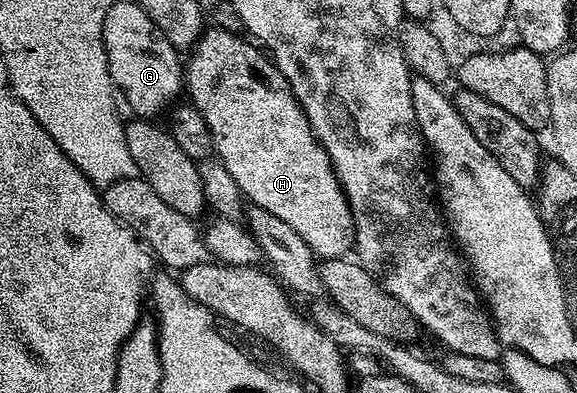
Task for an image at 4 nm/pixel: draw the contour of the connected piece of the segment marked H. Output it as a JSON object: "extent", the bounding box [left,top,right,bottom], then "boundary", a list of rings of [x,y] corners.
{"extent":[185,26,355,260],"boundary":[[[218,26],[208,27],[195,43],[195,47],[190,49],[188,56],[191,57],[188,60],[186,57],[185,60],[185,92],[191,95],[188,96],[190,103],[194,104],[196,110],[205,118],[207,129],[211,132],[214,155],[225,166],[225,170],[229,170],[229,174],[233,174],[233,182],[237,182],[244,197],[254,207],[269,210],[269,214],[277,214],[277,218],[281,218],[281,222],[293,226],[293,230],[297,230],[297,234],[301,234],[301,238],[305,238],[307,245],[315,251],[316,257],[323,260],[332,260],[338,256],[346,257],[352,251],[355,243],[355,220],[351,217],[351,207],[347,201],[347,195],[343,193],[343,187],[339,185],[339,179],[335,173],[335,167],[331,164],[329,154],[319,144],[314,130],[311,129],[311,124],[307,121],[307,115],[303,113],[303,107],[297,102],[289,82],[281,74],[281,70],[275,65],[274,60],[262,47],[256,46],[250,39],[234,32],[228,32],[227,29]]]}

